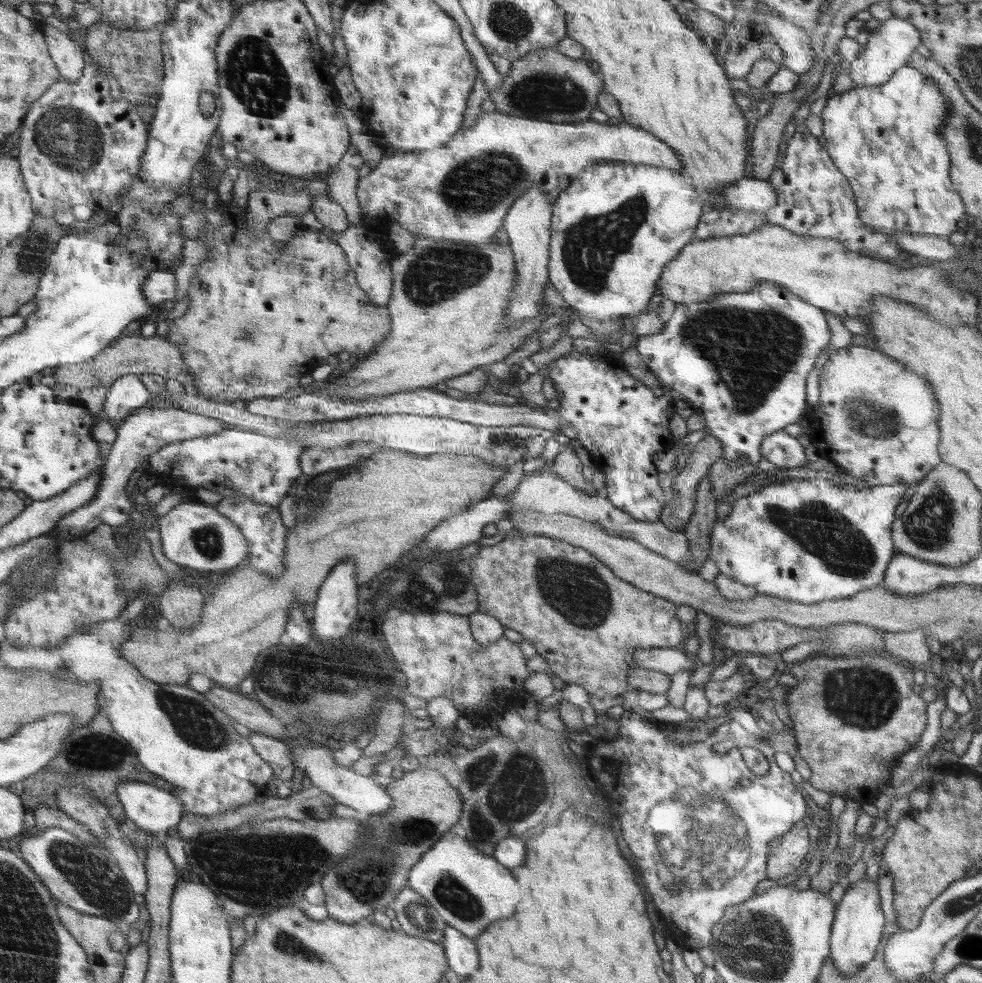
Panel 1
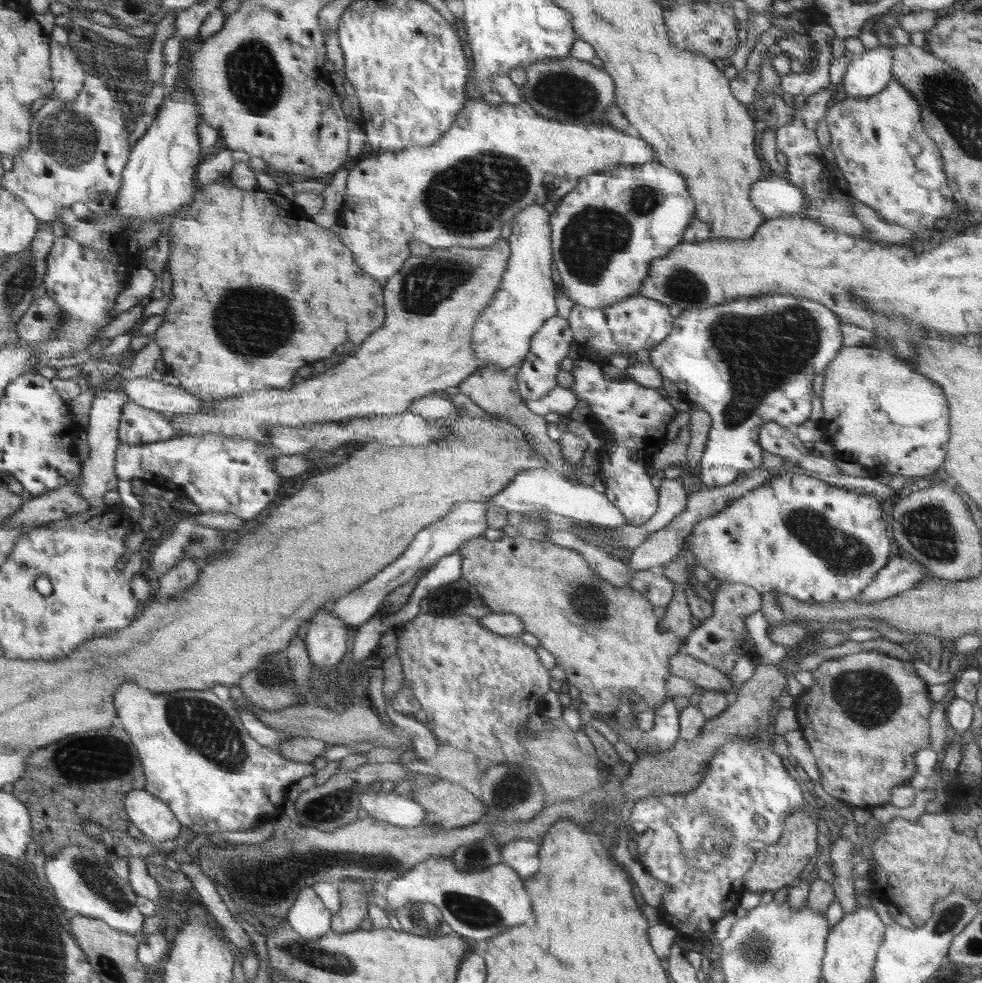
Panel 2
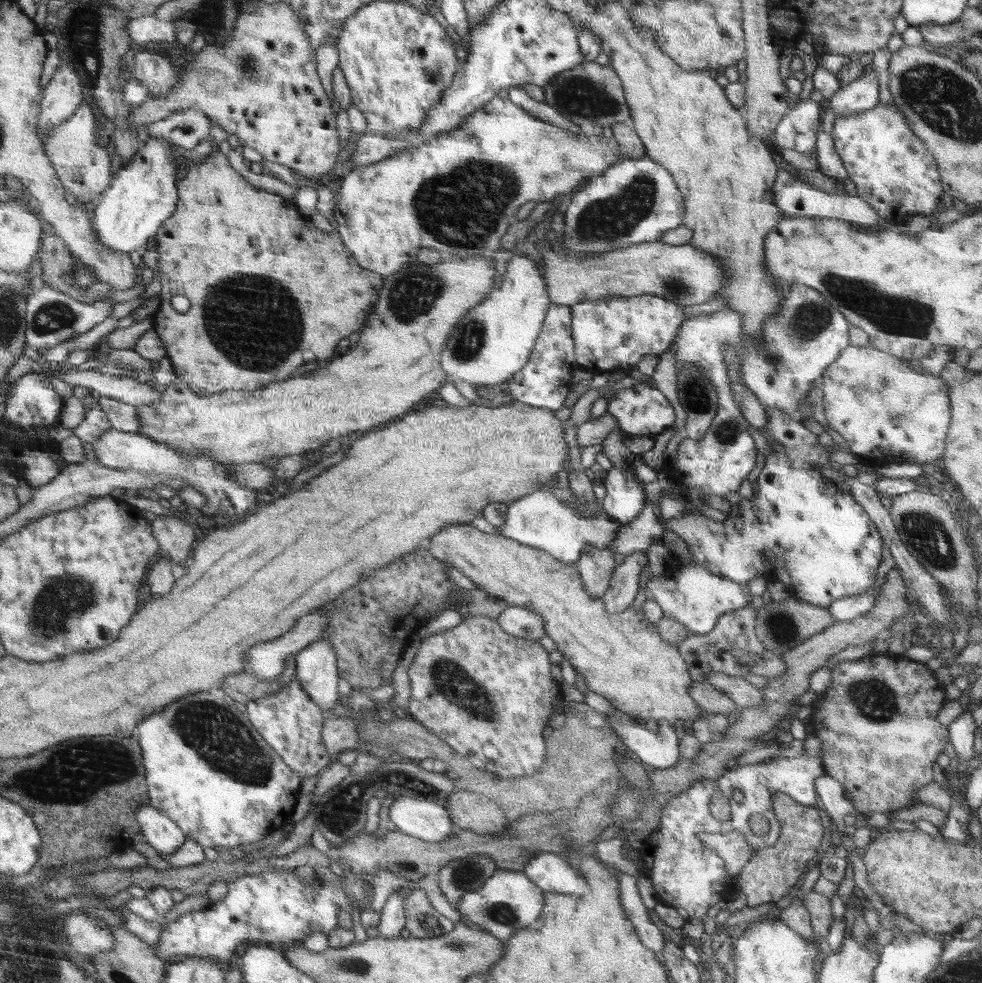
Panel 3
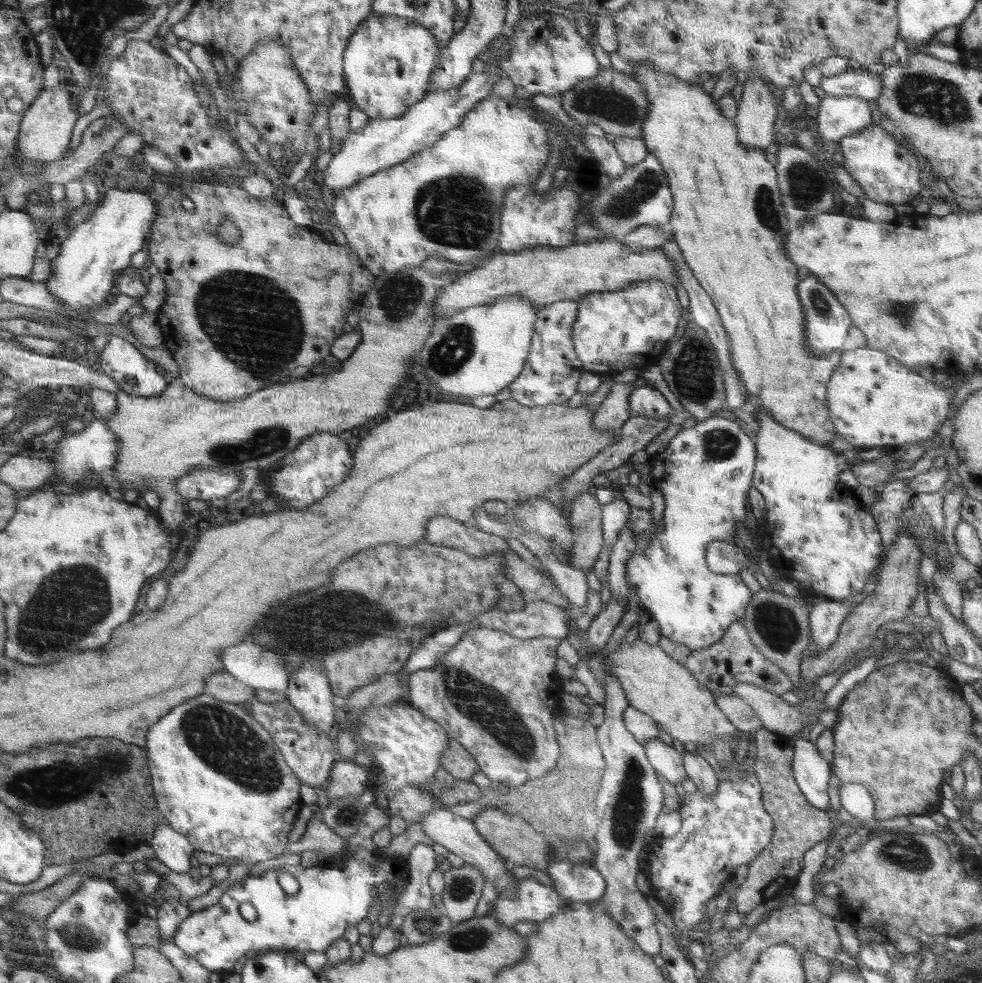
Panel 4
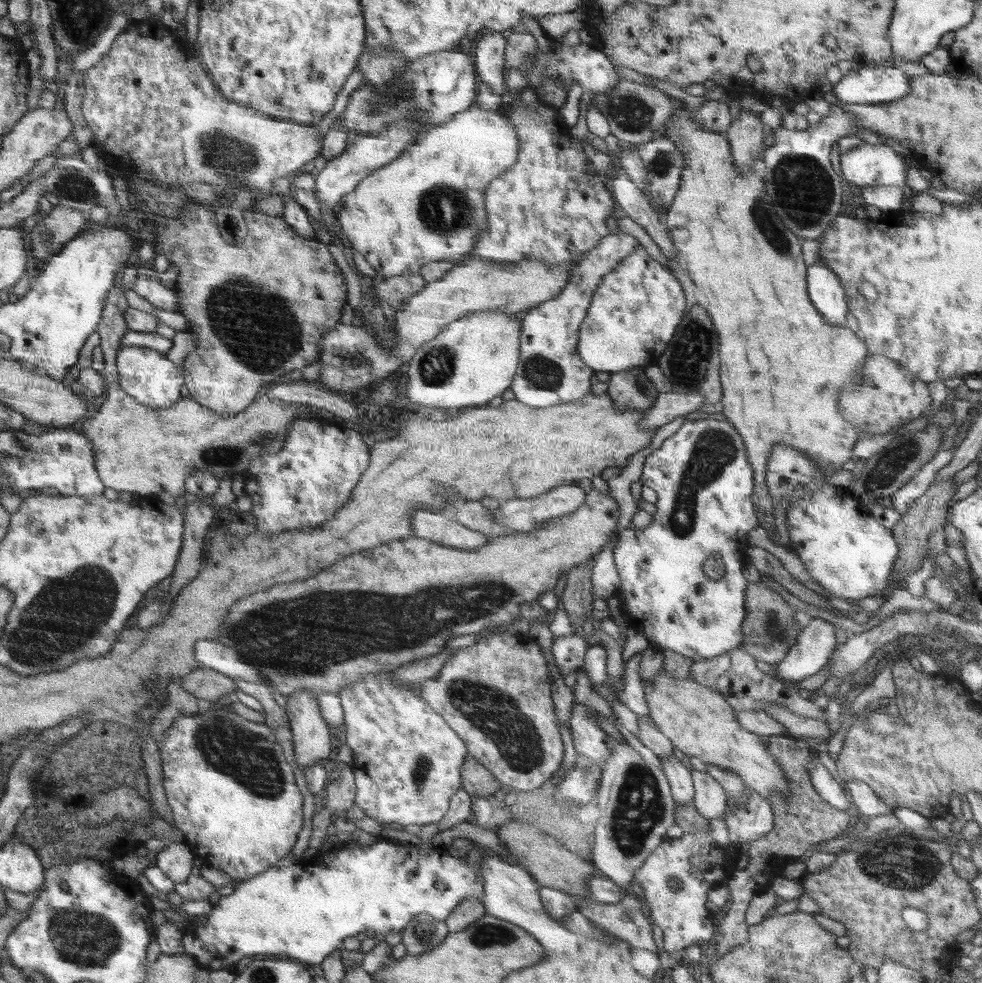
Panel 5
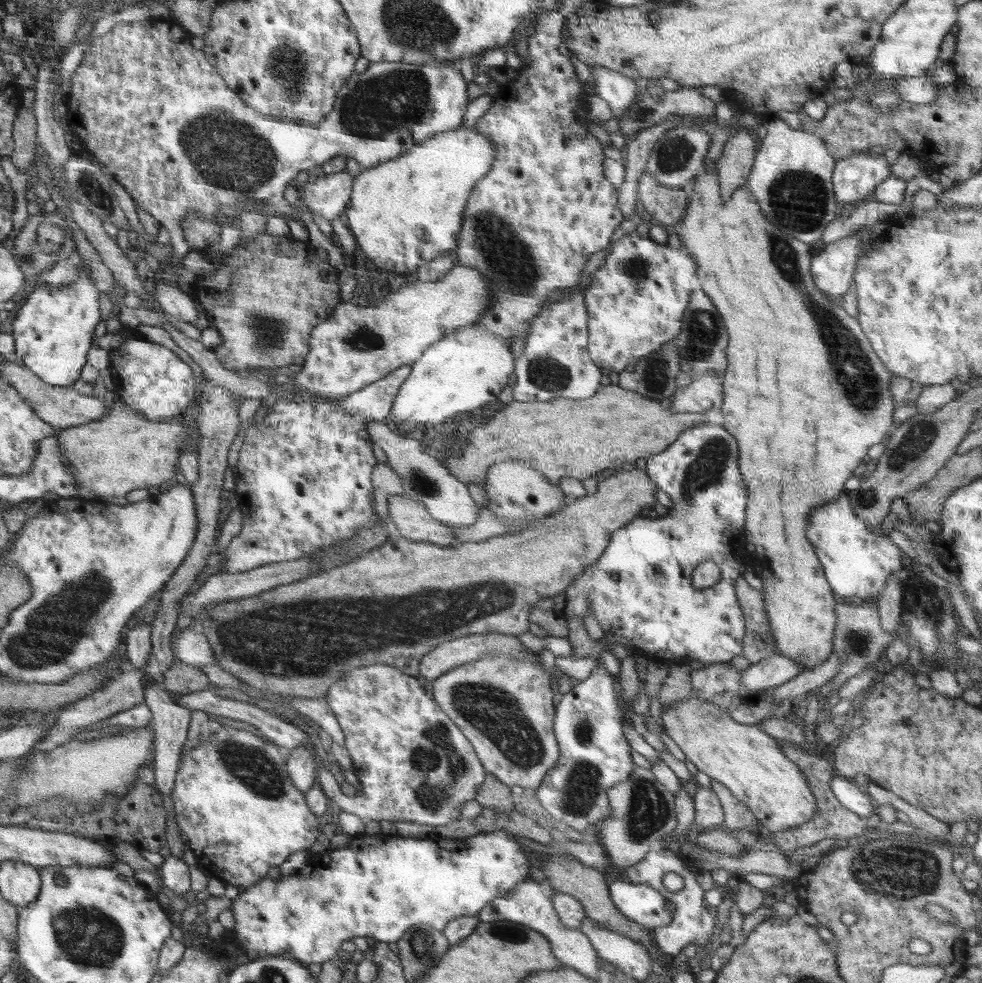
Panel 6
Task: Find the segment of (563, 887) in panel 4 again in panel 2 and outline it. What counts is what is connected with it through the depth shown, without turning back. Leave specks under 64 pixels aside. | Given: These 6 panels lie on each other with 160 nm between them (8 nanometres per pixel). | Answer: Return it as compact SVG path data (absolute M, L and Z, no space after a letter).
M526 839L505 842L500 850L502 862L511 866L520 878L530 878L540 868L539 844Z

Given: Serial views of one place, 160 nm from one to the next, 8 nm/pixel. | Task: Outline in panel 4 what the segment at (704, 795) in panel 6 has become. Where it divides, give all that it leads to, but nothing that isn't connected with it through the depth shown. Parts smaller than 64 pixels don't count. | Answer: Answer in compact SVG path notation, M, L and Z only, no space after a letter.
M685 750L682 755L686 775L694 782L695 790L707 795L715 793L722 780L711 767L711 764L697 752Z

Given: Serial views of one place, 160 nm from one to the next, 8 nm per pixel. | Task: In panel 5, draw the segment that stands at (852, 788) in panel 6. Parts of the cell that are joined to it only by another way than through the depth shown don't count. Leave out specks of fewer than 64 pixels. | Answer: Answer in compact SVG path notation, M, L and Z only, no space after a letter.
M816 754L807 762L807 769L810 773L810 779L812 779L812 786L814 786L822 800L843 811L848 810L853 805L851 799L848 798L848 794L844 794L840 784L820 763L820 759Z

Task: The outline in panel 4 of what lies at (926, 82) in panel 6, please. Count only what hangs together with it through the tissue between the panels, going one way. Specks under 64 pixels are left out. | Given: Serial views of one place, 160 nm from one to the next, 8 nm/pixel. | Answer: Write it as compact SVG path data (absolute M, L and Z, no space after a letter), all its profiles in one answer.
M864 67L861 69L846 70L842 74L835 74L834 76L822 77L819 83L820 88L824 90L826 96L843 97L855 96L863 98L866 102L876 100L882 92L882 81L879 71L879 76L876 76L874 67Z

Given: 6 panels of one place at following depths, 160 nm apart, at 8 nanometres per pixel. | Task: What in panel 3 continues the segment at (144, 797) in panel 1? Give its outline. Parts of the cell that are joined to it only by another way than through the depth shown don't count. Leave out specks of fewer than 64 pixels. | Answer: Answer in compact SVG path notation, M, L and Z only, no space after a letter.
M148 803L143 804L135 812L135 818L143 827L145 840L162 856L176 852L187 839L183 830L172 818Z

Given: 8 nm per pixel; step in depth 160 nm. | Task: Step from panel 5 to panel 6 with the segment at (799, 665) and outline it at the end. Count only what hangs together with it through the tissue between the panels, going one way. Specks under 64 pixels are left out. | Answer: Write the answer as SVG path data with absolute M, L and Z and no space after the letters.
M775 655L750 664L749 668L742 672L742 684L750 691L763 691L796 679L801 673L800 666L794 660Z

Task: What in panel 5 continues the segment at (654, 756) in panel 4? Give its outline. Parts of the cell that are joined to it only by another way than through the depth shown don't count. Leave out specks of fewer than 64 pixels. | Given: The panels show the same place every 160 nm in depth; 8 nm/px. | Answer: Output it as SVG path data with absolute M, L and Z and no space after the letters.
M664 755L660 757L661 770L669 783L671 795L678 805L692 803L695 795L691 771L682 765L677 757Z

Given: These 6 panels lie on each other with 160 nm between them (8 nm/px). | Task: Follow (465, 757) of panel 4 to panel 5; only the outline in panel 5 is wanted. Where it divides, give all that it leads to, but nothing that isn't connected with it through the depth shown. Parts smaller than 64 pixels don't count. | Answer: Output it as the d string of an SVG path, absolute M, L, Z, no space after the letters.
M470 753L463 762L463 785L470 795L485 797L500 792L500 782L484 768Z

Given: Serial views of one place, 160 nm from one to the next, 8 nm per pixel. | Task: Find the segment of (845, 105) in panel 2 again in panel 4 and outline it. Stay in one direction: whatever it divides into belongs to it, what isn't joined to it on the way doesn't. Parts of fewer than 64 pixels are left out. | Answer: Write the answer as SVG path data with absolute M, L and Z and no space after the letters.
M872 123L859 133L841 138L841 154L844 155L843 168L864 191L865 199L886 205L915 204L925 197L925 186L920 181L921 162L904 144L888 131Z

